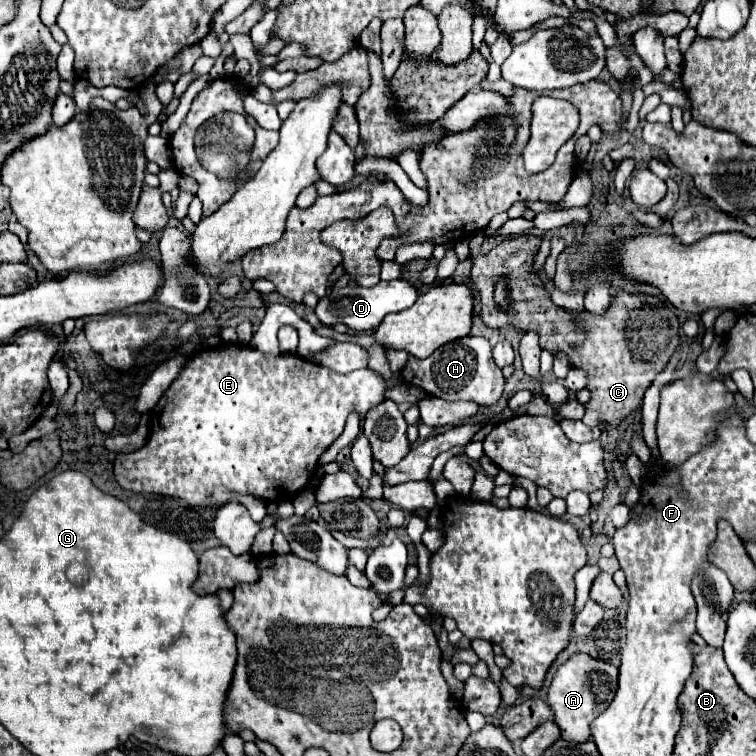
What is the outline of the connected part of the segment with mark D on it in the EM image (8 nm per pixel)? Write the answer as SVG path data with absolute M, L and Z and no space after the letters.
M407 280L379 282L377 286L371 286L371 288L347 284L339 290L331 290L327 296L319 298L315 314L321 320L321 324L325 324L325 326L345 324L347 328L351 328L355 332L373 332L389 312L407 310L409 306L413 306L415 300L417 300L417 290Z

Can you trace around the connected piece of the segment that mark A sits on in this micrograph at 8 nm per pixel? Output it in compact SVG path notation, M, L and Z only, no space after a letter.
M587 654L571 656L557 670L549 688L549 694L553 698L547 698L547 704L555 712L555 722L561 728L561 738L577 744L589 740L591 736L589 724L611 704L615 692L617 692L617 668L613 664L595 660Z

